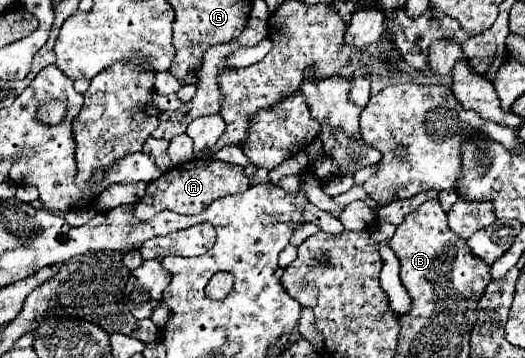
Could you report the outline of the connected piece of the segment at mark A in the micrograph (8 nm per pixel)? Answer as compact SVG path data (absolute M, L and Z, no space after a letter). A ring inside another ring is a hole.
M190 160L188 164L168 170L158 180L150 182L146 188L146 194L134 208L134 216L140 220L148 220L162 210L172 210L178 214L200 214L202 210L206 210L206 206L210 206L210 202L222 196L238 194L248 186L250 186L250 180L244 174L242 166L226 164L220 160Z

